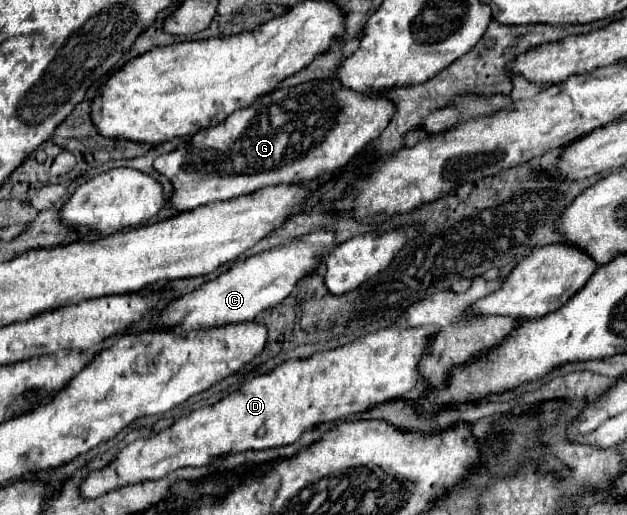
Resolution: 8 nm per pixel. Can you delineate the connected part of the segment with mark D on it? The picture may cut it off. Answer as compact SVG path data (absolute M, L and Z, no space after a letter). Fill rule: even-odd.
M392 326L370 332L334 350L316 352L302 360L286 360L268 374L260 374L242 384L216 404L194 410L176 420L170 428L124 446L106 468L90 472L82 480L80 492L84 498L98 498L124 486L164 478L184 466L206 466L210 458L286 446L314 428L314 424L338 420L394 398L404 398L418 386L420 358L428 352L426 348L438 332L438 326Z

